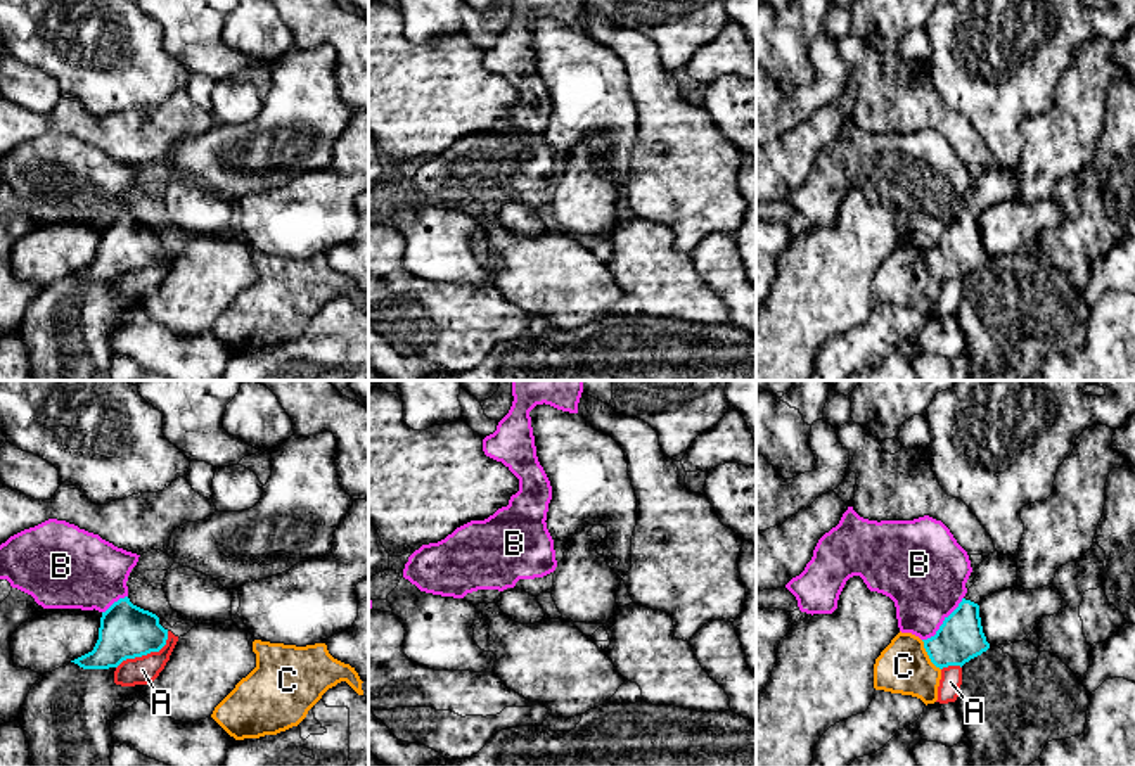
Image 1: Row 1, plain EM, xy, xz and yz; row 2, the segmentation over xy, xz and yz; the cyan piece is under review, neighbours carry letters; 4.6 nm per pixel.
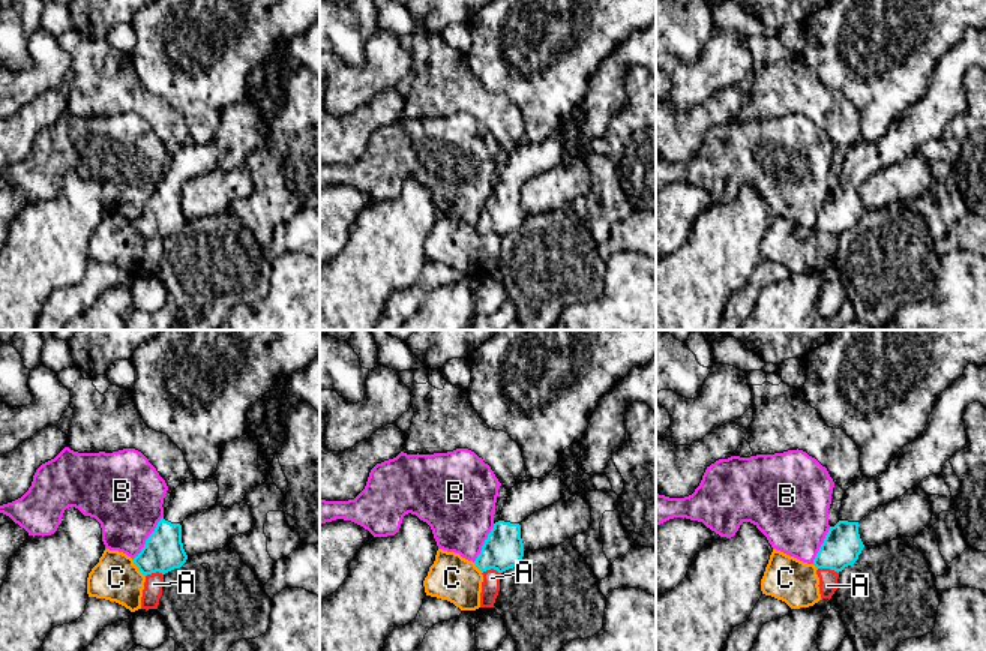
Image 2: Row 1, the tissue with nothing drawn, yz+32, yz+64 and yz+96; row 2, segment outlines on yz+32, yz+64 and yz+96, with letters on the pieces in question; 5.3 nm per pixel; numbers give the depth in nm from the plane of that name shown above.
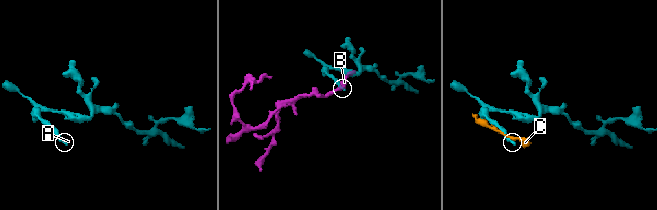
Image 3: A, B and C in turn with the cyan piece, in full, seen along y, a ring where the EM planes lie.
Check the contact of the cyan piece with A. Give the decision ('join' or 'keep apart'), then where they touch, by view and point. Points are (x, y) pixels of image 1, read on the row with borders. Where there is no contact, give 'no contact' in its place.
keep apart | xy (146, 654)

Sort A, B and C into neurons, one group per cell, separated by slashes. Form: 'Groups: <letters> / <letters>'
Groups: A C / B

